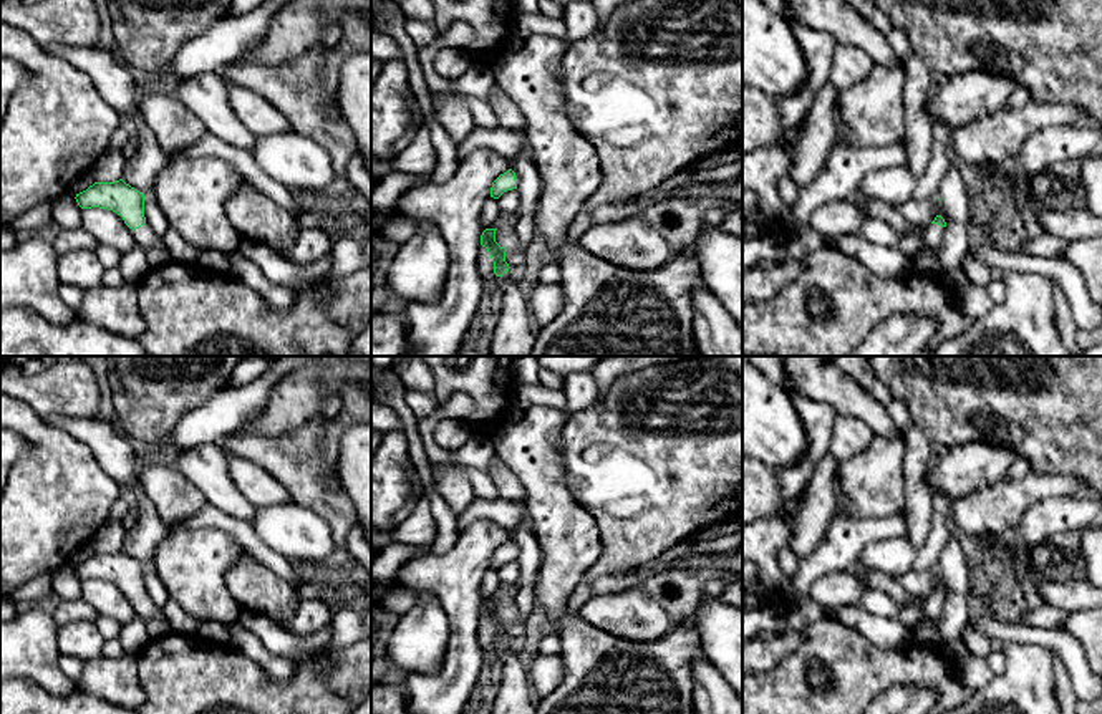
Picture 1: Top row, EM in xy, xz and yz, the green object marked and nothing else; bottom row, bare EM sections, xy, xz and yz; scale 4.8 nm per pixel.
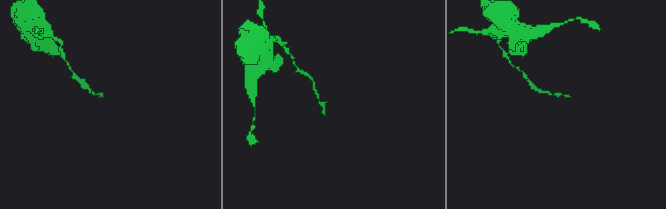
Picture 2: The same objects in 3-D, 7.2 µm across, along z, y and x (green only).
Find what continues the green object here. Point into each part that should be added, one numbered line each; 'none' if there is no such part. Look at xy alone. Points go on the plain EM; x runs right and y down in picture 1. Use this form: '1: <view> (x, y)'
1: xy (144, 607)

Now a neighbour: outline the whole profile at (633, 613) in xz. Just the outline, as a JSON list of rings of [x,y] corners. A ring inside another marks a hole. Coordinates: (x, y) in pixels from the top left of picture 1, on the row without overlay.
[[[641,586],[595,595],[578,608],[578,615],[598,630],[638,643],[656,641],[676,625]]]

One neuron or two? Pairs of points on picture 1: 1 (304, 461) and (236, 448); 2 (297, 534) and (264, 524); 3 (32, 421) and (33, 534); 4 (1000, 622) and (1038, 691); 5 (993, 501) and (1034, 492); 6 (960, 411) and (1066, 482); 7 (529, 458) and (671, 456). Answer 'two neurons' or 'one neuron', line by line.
1: one neuron
2: one neuron
3: one neuron
4: two neurons
5: one neuron
6: two neurons
7: two neurons

